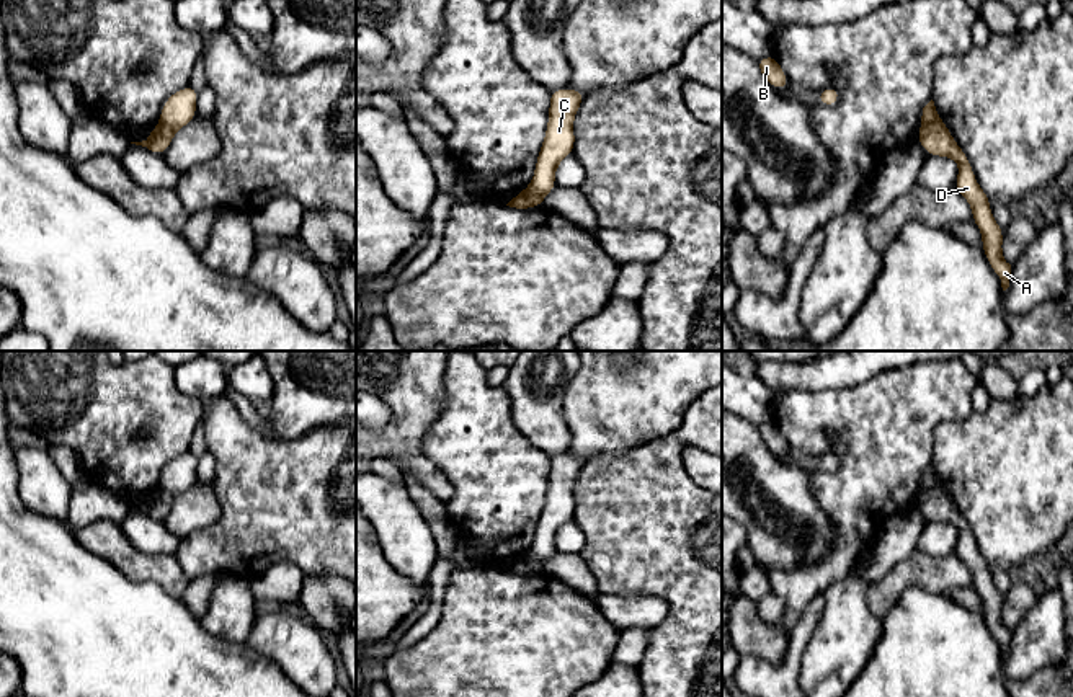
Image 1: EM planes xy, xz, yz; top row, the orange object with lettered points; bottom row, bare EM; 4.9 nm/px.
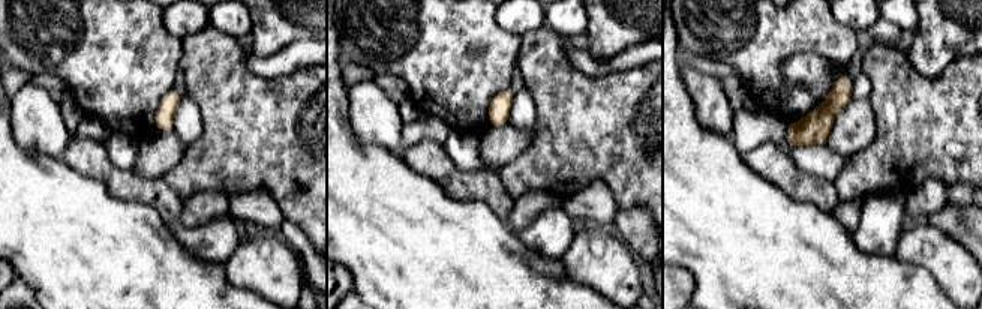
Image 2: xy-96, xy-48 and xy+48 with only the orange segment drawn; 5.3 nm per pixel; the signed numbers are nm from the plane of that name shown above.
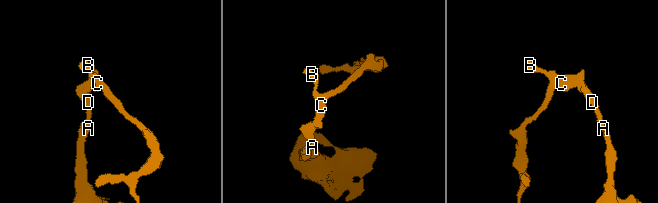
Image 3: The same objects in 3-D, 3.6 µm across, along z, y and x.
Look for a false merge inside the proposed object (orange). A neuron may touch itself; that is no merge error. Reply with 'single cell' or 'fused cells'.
fused cells

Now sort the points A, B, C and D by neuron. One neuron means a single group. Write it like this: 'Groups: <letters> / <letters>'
Groups: A D / B C

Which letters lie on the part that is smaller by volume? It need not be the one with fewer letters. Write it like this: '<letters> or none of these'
B, C

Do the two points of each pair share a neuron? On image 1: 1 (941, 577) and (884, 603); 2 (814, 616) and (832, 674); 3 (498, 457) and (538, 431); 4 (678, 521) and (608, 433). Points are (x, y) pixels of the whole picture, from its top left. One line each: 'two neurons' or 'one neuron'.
1: one neuron
2: two neurons
3: two neurons
4: two neurons

